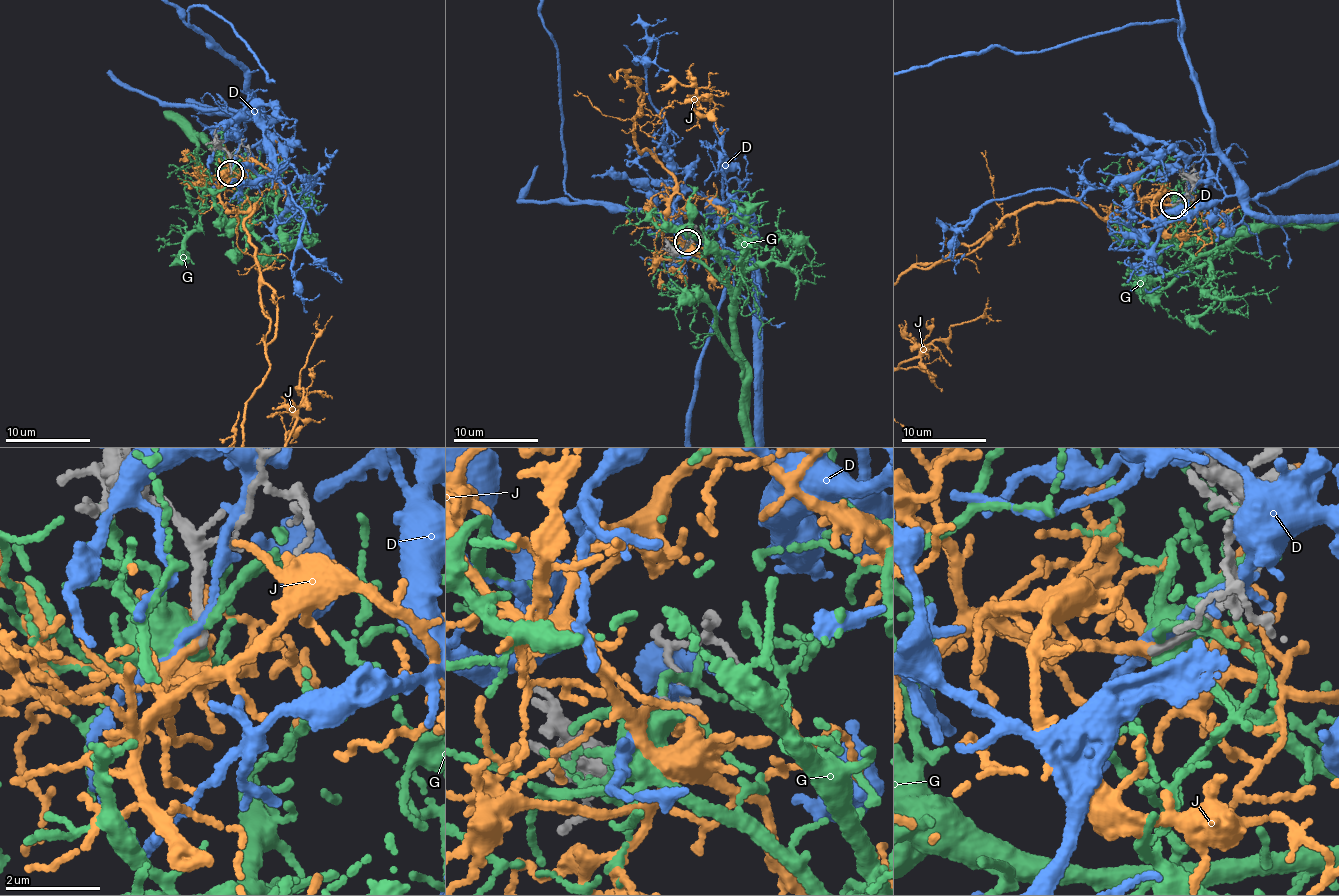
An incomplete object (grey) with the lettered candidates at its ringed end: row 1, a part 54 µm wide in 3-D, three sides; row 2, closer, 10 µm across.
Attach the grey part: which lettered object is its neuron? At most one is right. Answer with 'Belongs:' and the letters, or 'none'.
Belongs: J

